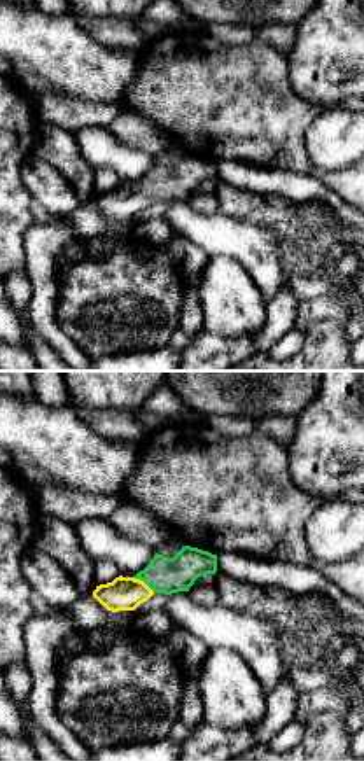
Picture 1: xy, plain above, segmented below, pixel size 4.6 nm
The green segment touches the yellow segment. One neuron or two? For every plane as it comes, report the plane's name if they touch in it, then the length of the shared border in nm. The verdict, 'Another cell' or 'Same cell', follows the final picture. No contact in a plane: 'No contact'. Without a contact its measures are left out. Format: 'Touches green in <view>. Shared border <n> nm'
Touches green in xy. Shared border 120 nm

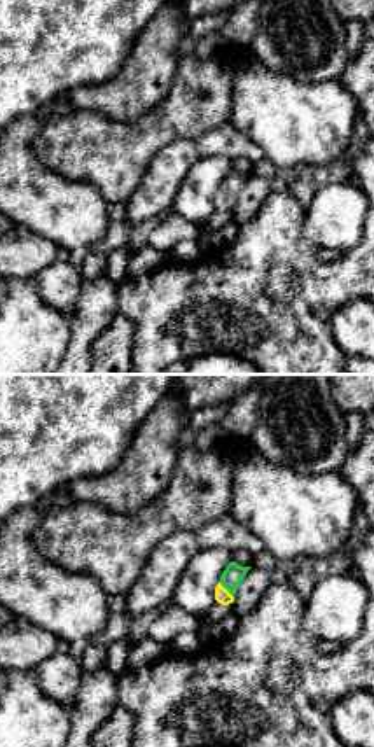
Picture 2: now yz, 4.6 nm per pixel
Touches green in yz. Shared border 100 nm

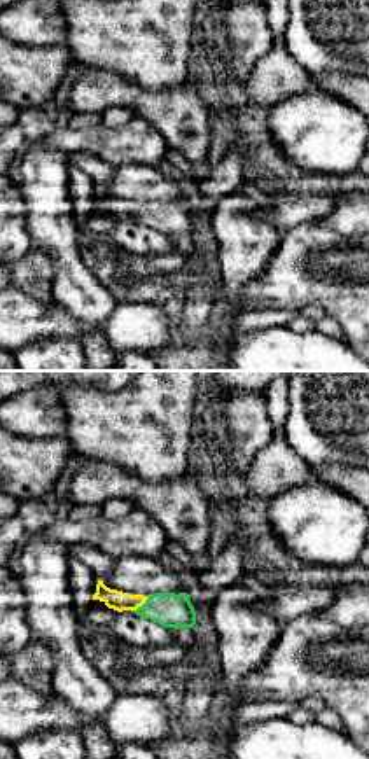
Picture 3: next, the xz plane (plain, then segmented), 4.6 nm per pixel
Touches green in xz. Shared border 110 nm

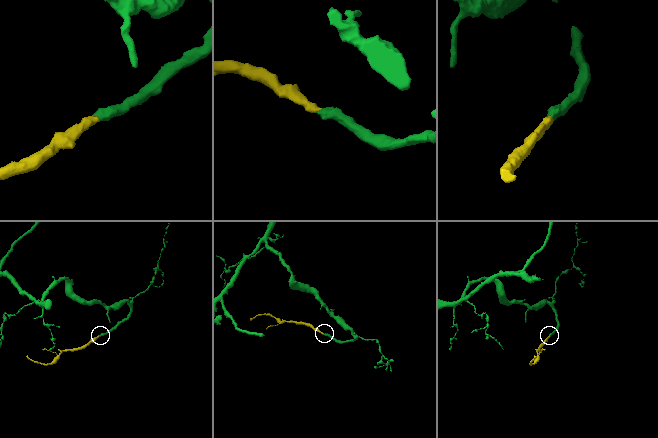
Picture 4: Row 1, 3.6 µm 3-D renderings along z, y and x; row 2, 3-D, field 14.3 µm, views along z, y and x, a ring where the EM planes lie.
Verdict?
Same cell

